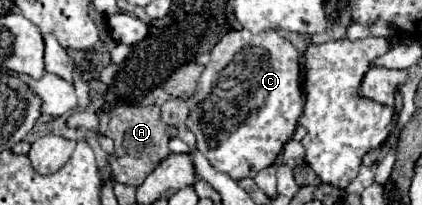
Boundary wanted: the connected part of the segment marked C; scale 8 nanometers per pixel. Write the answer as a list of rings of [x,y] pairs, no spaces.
[[[230,30],[212,48],[210,62],[200,76],[196,94],[188,100],[188,108],[190,116],[186,126],[196,134],[196,148],[210,160],[210,164],[236,182],[254,178],[258,172],[276,162],[284,144],[292,140],[298,118],[302,116],[304,94],[296,48],[274,30],[266,30],[262,34],[252,34],[250,30]]]

